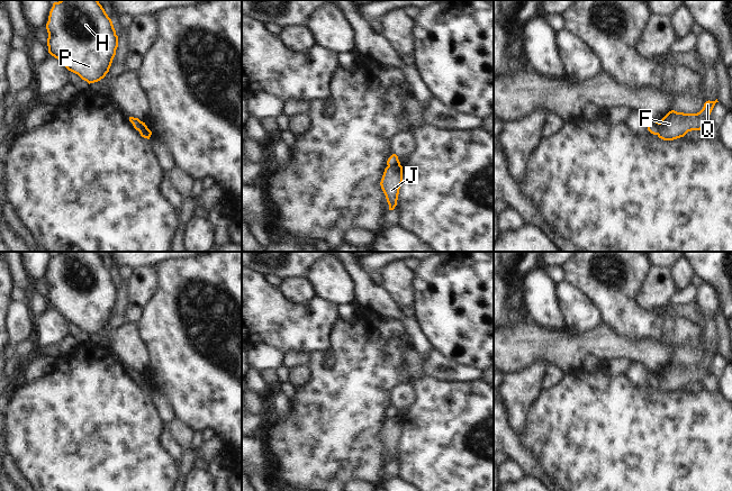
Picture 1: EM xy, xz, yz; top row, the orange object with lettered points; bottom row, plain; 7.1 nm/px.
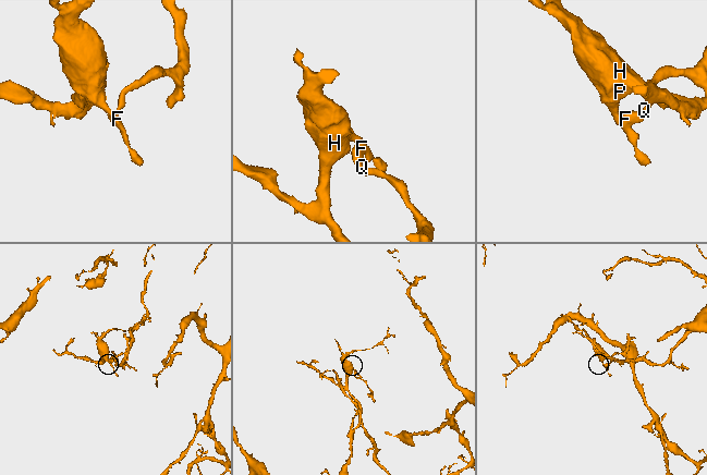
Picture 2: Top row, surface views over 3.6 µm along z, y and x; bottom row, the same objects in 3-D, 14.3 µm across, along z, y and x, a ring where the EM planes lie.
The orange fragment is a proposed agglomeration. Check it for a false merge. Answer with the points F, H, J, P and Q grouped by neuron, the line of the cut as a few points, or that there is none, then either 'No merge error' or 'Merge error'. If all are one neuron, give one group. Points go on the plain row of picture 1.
Groups: F J Q / H P. Split along xz (399, 416), (388, 418). Merge error.

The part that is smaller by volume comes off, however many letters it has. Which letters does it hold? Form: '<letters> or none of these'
F, J, Q

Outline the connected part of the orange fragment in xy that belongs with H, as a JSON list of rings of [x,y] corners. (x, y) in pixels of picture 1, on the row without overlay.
[[[98,252],[54,254],[46,281],[48,304],[69,322],[89,336],[109,324],[118,288]]]

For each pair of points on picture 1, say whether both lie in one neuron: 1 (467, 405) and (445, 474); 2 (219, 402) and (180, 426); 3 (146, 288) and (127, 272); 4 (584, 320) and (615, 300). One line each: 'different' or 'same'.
1: same
2: different
3: different
4: different

